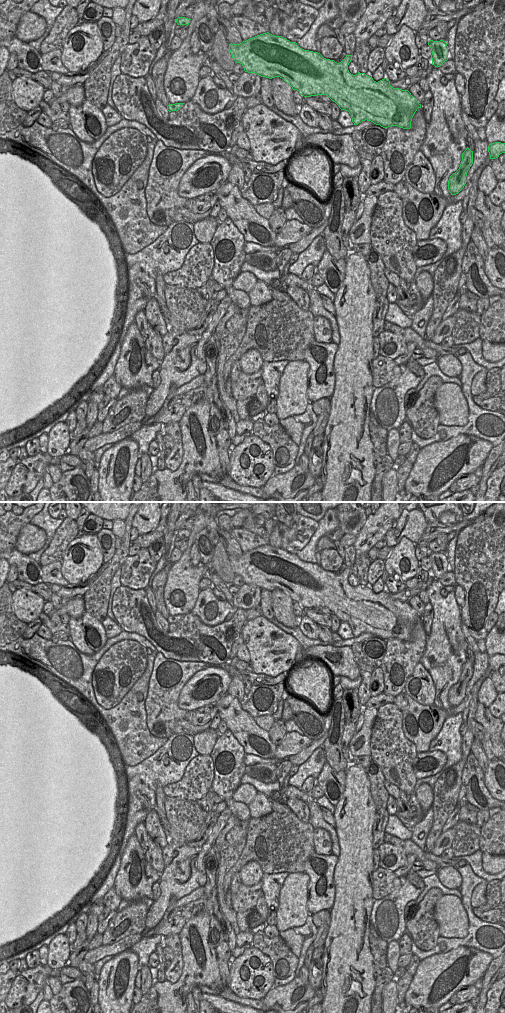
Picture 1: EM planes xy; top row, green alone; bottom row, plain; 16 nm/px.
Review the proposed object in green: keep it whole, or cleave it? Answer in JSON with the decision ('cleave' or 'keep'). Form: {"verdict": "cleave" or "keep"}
{"verdict": "keep"}

